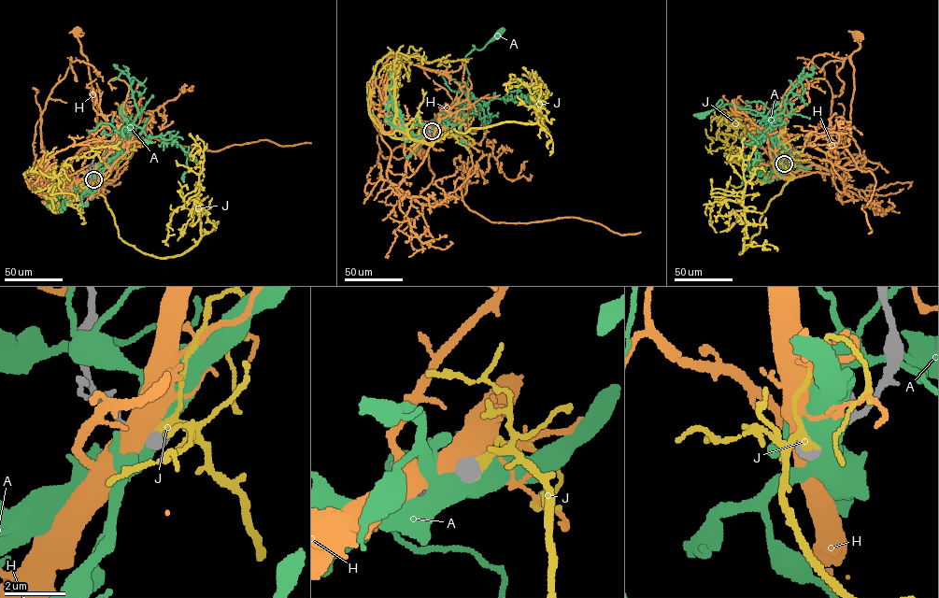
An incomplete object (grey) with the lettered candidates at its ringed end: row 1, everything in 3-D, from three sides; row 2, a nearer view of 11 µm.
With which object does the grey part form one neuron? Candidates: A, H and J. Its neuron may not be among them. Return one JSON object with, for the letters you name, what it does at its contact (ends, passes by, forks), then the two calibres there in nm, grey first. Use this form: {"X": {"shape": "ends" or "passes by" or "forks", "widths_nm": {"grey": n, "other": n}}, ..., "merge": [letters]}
{"J": {"shape": "passes by", "widths_nm": {"grey": 550, "other": 280}}, "merge": ["J"]}

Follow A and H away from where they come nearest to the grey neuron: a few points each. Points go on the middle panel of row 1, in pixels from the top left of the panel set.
A: (431, 131), (441, 120), (458, 115), (472, 97), (464, 59), (473, 46), (483, 48), (497, 34)
H: (431, 131), (411, 151), (398, 186), (416, 198), (433, 175), (428, 155), (424, 152), (421, 158), (419, 150)

